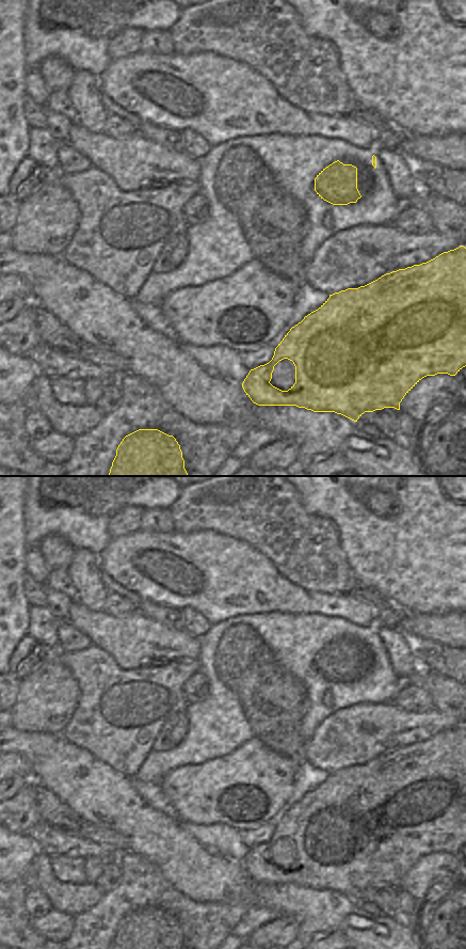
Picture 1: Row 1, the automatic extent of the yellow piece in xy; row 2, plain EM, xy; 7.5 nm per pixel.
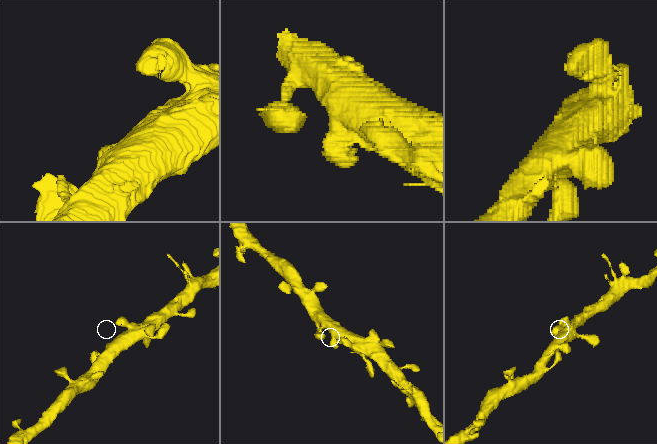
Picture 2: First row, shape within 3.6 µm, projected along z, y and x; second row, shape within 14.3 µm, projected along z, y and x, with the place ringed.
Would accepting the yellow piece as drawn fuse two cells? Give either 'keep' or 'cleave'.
keep

